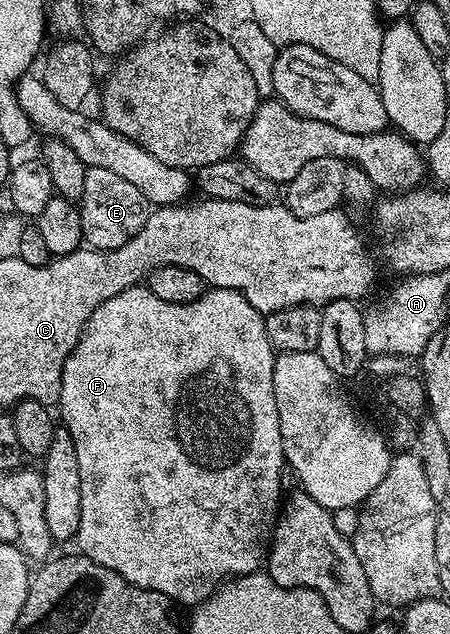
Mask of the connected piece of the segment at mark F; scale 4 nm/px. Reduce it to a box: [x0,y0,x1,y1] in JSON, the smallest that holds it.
[59,284,286,608]

